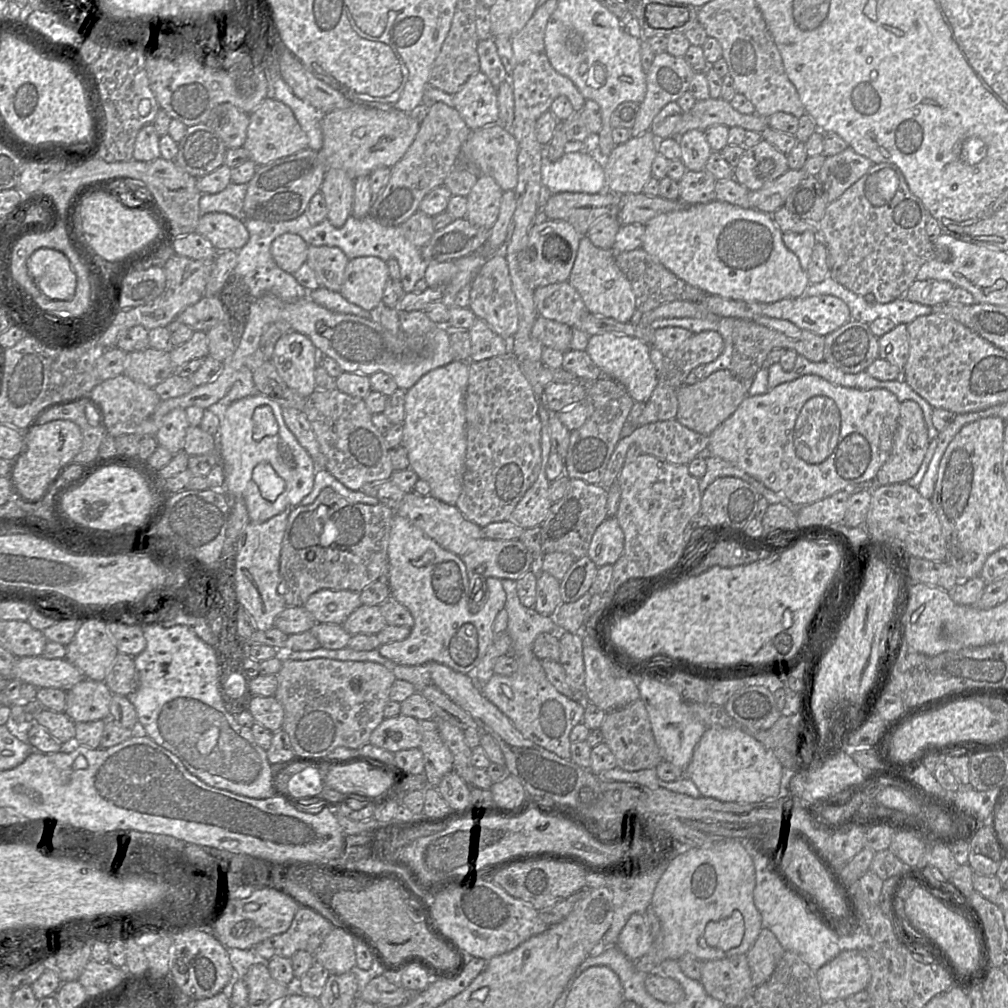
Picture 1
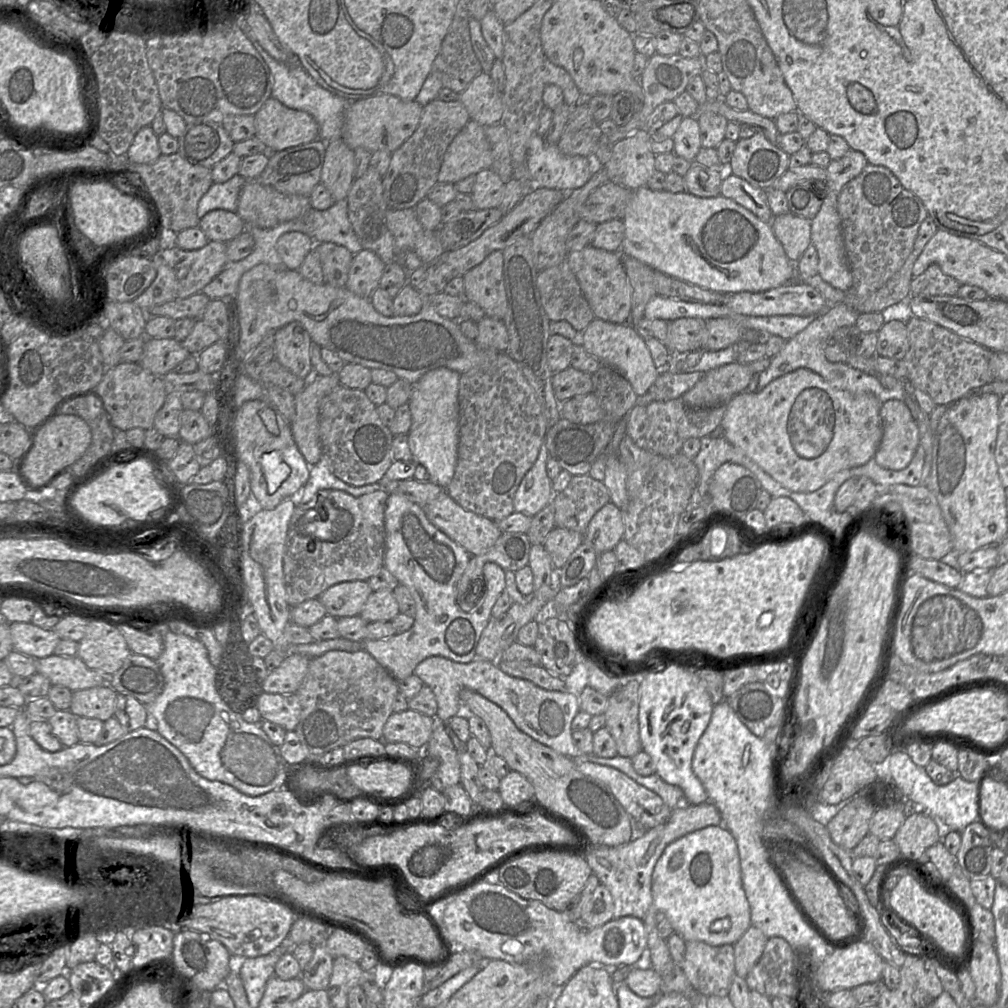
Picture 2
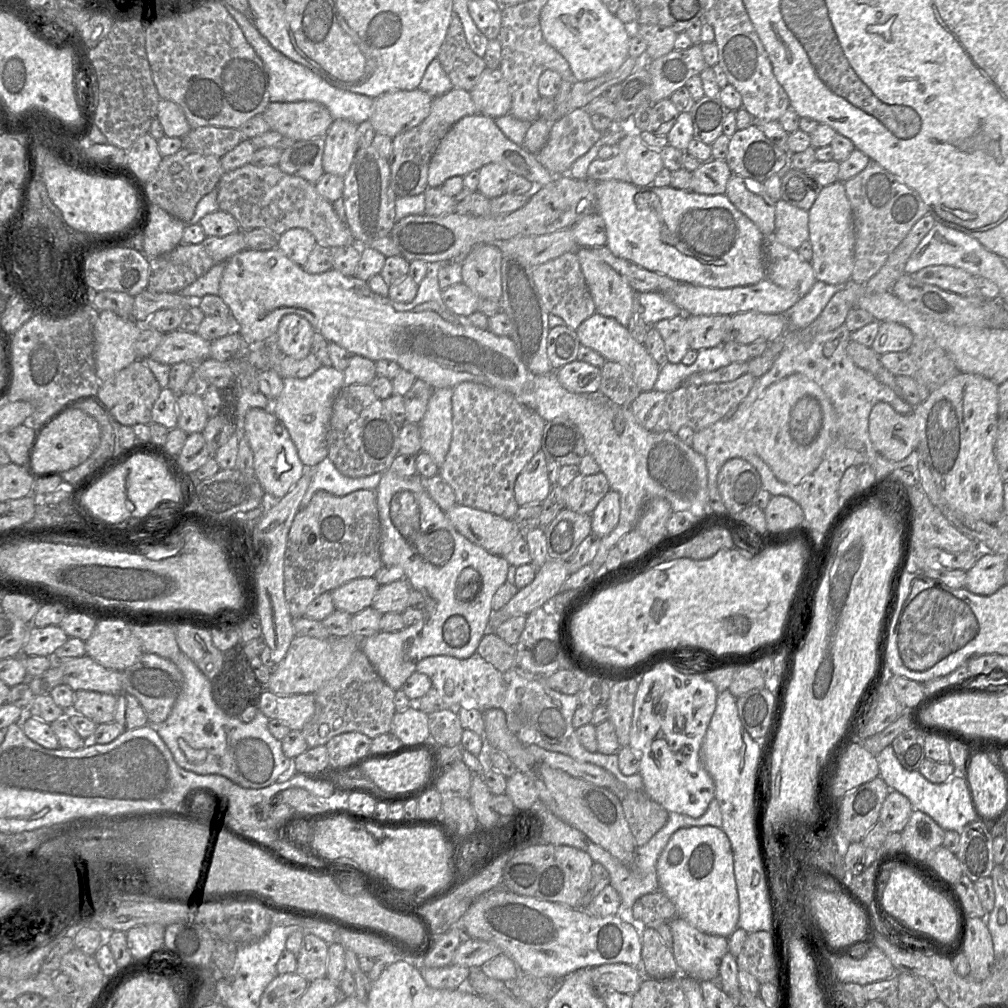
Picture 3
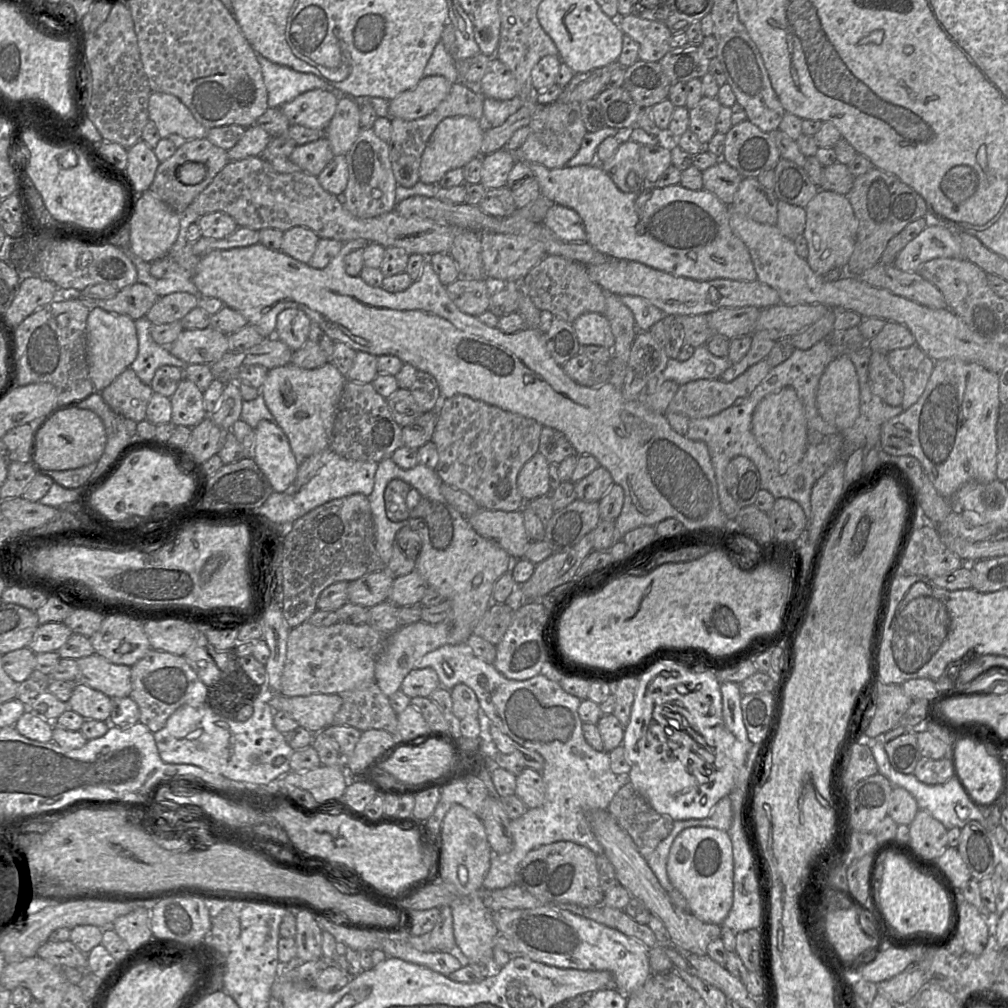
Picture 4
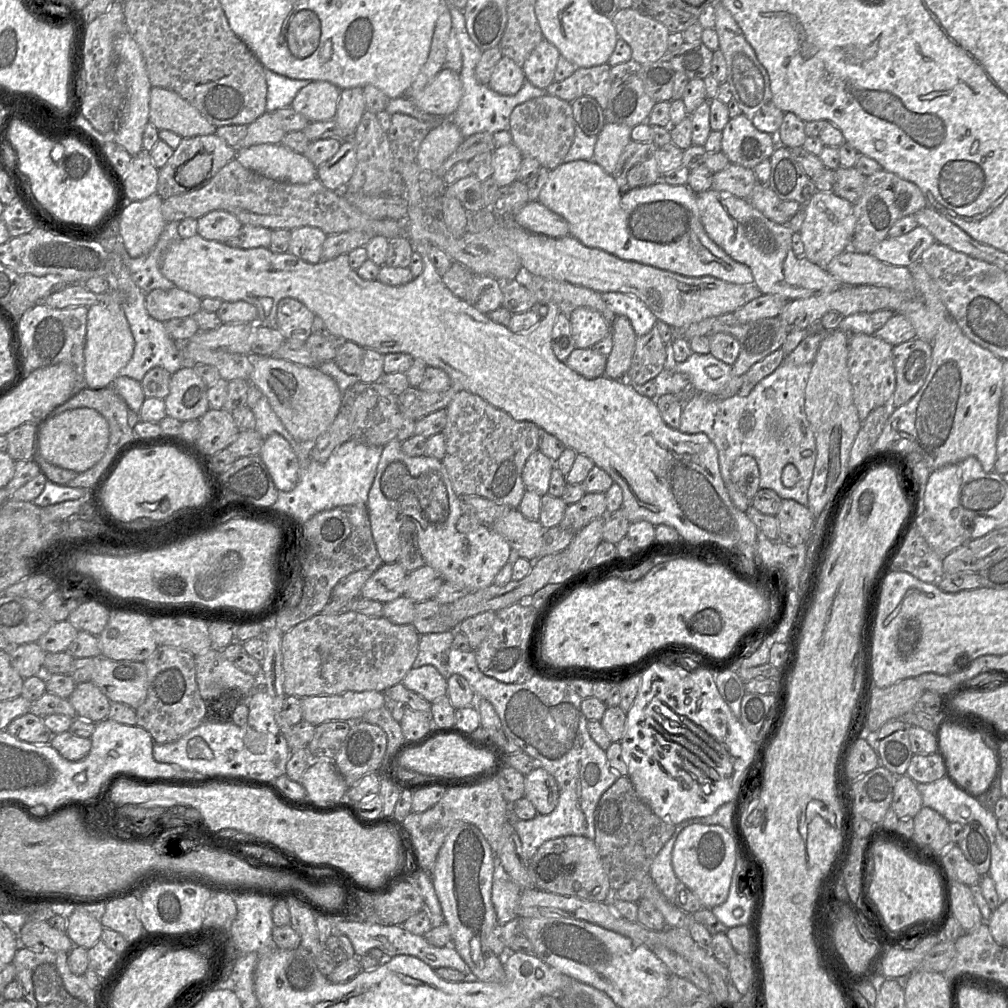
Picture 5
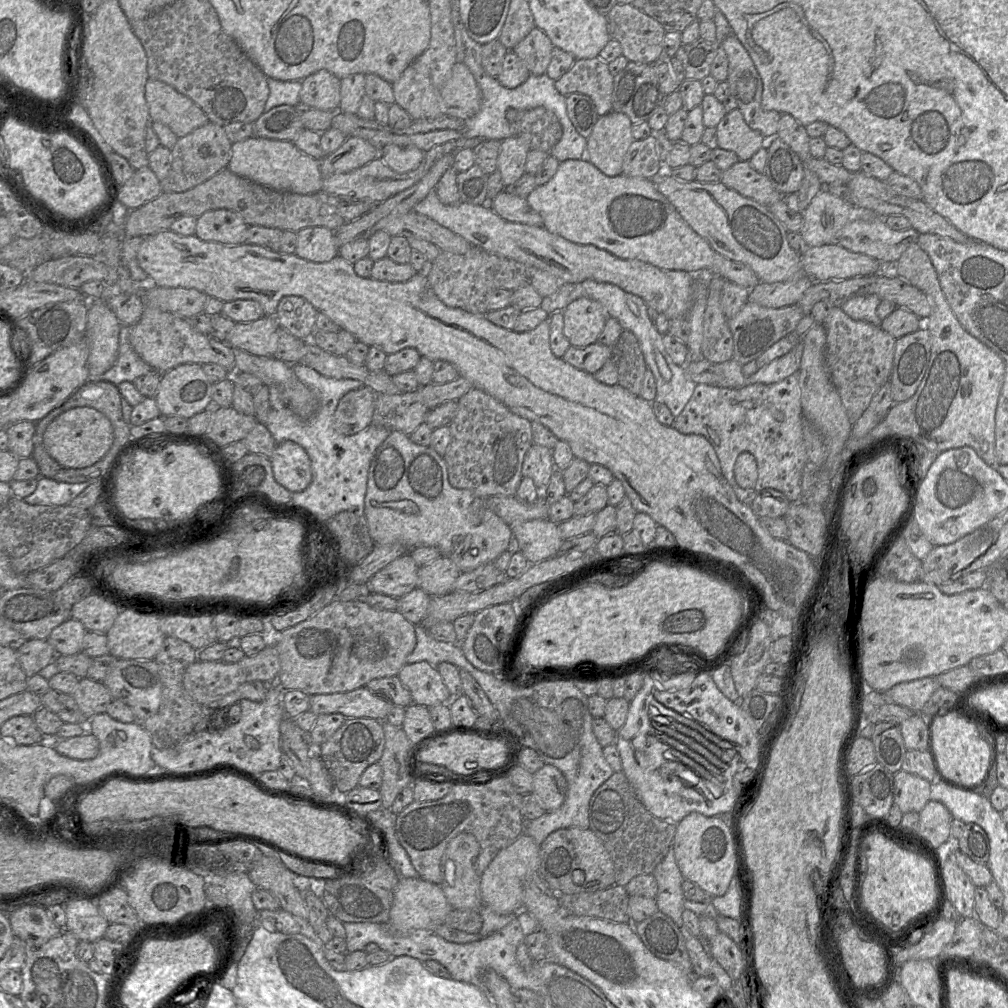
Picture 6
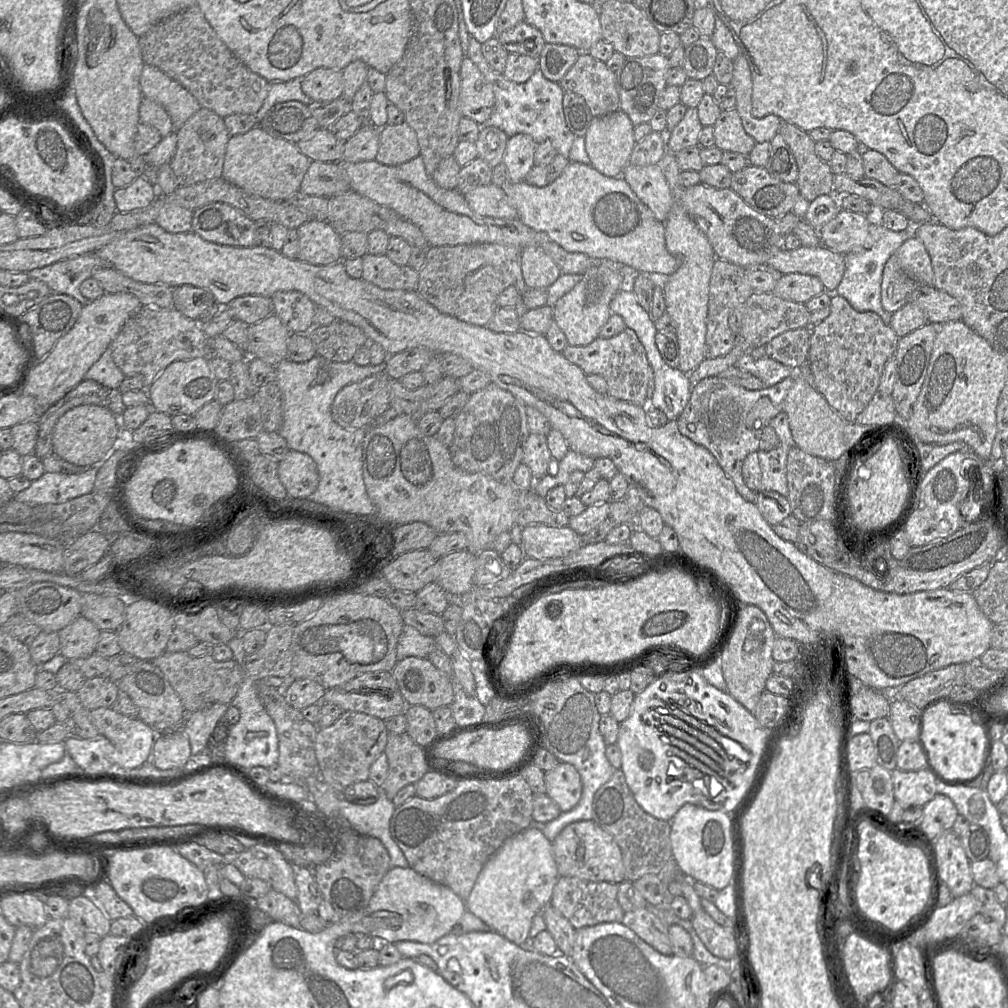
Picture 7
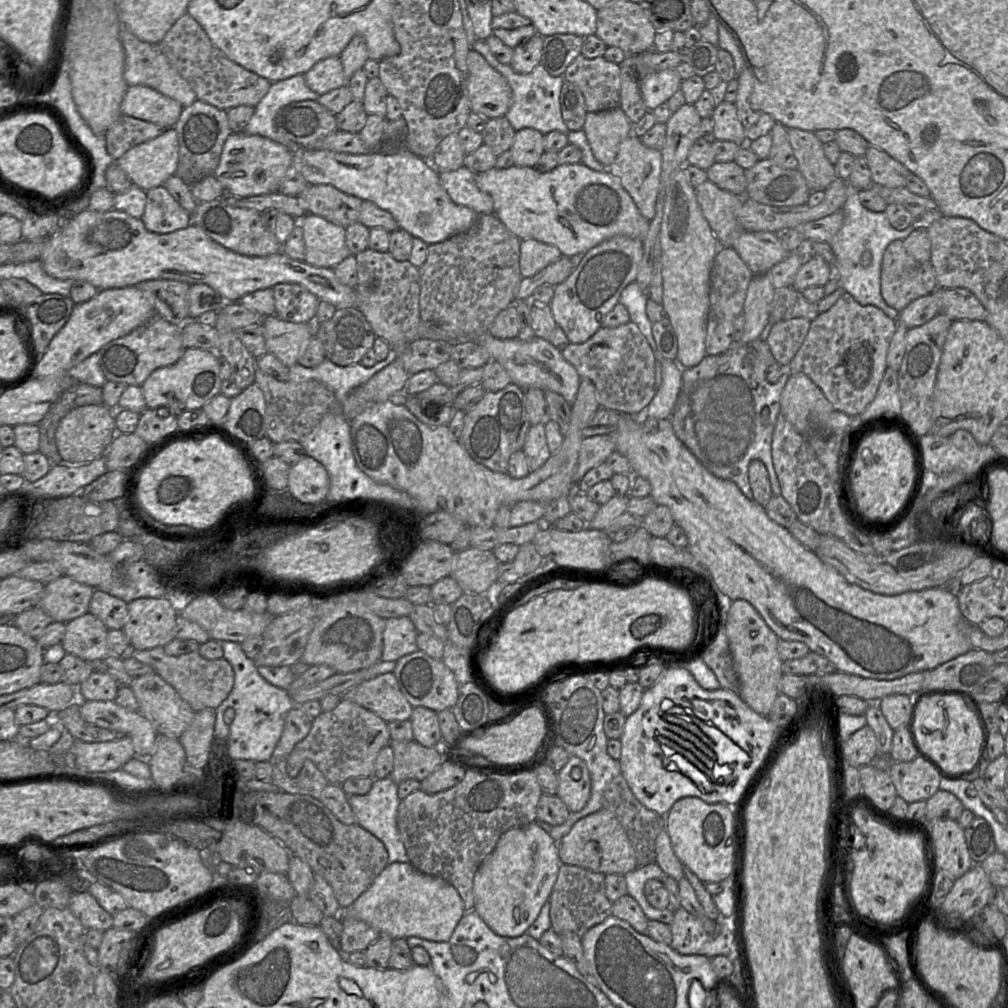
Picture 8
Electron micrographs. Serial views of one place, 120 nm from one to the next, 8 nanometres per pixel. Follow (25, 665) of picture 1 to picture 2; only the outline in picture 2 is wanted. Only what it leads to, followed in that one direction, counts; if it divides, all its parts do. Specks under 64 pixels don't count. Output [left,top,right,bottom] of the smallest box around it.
[36,655,108,692]

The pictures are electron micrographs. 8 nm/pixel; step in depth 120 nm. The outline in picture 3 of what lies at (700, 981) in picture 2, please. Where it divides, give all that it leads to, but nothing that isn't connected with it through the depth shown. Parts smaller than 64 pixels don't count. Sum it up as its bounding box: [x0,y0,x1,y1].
[668,917,728,981]

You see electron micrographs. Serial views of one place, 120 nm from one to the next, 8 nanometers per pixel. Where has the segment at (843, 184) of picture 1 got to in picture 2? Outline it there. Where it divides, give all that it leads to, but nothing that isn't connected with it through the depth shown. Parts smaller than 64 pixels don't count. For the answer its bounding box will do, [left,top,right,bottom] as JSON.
[826,148,867,192]

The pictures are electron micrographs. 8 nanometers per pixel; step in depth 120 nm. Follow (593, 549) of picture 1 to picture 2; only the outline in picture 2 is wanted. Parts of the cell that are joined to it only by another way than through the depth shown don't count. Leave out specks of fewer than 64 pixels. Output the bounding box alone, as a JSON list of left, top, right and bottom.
[584,501,625,555]

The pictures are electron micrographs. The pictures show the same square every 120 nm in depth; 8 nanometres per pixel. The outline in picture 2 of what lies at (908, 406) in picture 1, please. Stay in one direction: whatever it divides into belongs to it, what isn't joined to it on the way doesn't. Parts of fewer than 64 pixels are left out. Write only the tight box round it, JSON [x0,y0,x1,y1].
[874,400,919,470]

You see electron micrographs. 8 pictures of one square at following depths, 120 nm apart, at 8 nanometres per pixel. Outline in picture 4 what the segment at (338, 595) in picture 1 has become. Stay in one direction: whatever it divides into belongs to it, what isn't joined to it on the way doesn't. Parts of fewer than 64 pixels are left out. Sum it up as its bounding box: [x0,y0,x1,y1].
[348,569,393,608]

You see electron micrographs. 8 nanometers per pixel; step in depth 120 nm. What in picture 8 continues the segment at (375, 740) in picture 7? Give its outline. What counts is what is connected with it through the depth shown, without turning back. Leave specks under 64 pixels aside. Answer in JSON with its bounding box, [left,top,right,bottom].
[287,699,390,785]

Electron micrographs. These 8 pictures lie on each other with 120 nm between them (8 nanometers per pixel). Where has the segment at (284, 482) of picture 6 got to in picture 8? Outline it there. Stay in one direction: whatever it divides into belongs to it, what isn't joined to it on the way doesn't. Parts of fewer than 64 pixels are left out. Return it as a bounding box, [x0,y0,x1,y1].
[288,455,330,504]

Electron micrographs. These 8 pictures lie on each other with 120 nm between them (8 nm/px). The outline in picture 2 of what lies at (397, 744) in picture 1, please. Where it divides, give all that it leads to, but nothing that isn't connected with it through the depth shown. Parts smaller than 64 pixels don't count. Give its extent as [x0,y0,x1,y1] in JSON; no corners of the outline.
[382,709,435,755]

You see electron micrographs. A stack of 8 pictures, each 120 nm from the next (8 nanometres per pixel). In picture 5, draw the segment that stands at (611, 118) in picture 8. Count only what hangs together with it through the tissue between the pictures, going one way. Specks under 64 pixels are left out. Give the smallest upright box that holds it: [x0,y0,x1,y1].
[593,123,631,174]

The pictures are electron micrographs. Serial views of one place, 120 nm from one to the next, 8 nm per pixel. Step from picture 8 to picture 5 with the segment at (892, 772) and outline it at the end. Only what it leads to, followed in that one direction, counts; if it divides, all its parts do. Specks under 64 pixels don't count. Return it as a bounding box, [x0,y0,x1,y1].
[891,775,922,818]

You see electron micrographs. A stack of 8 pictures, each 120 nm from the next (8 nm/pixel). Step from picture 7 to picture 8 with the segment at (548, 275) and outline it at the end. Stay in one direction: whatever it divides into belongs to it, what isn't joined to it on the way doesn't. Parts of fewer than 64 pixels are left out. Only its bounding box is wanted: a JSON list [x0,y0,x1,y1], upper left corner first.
[519,239,562,278]

